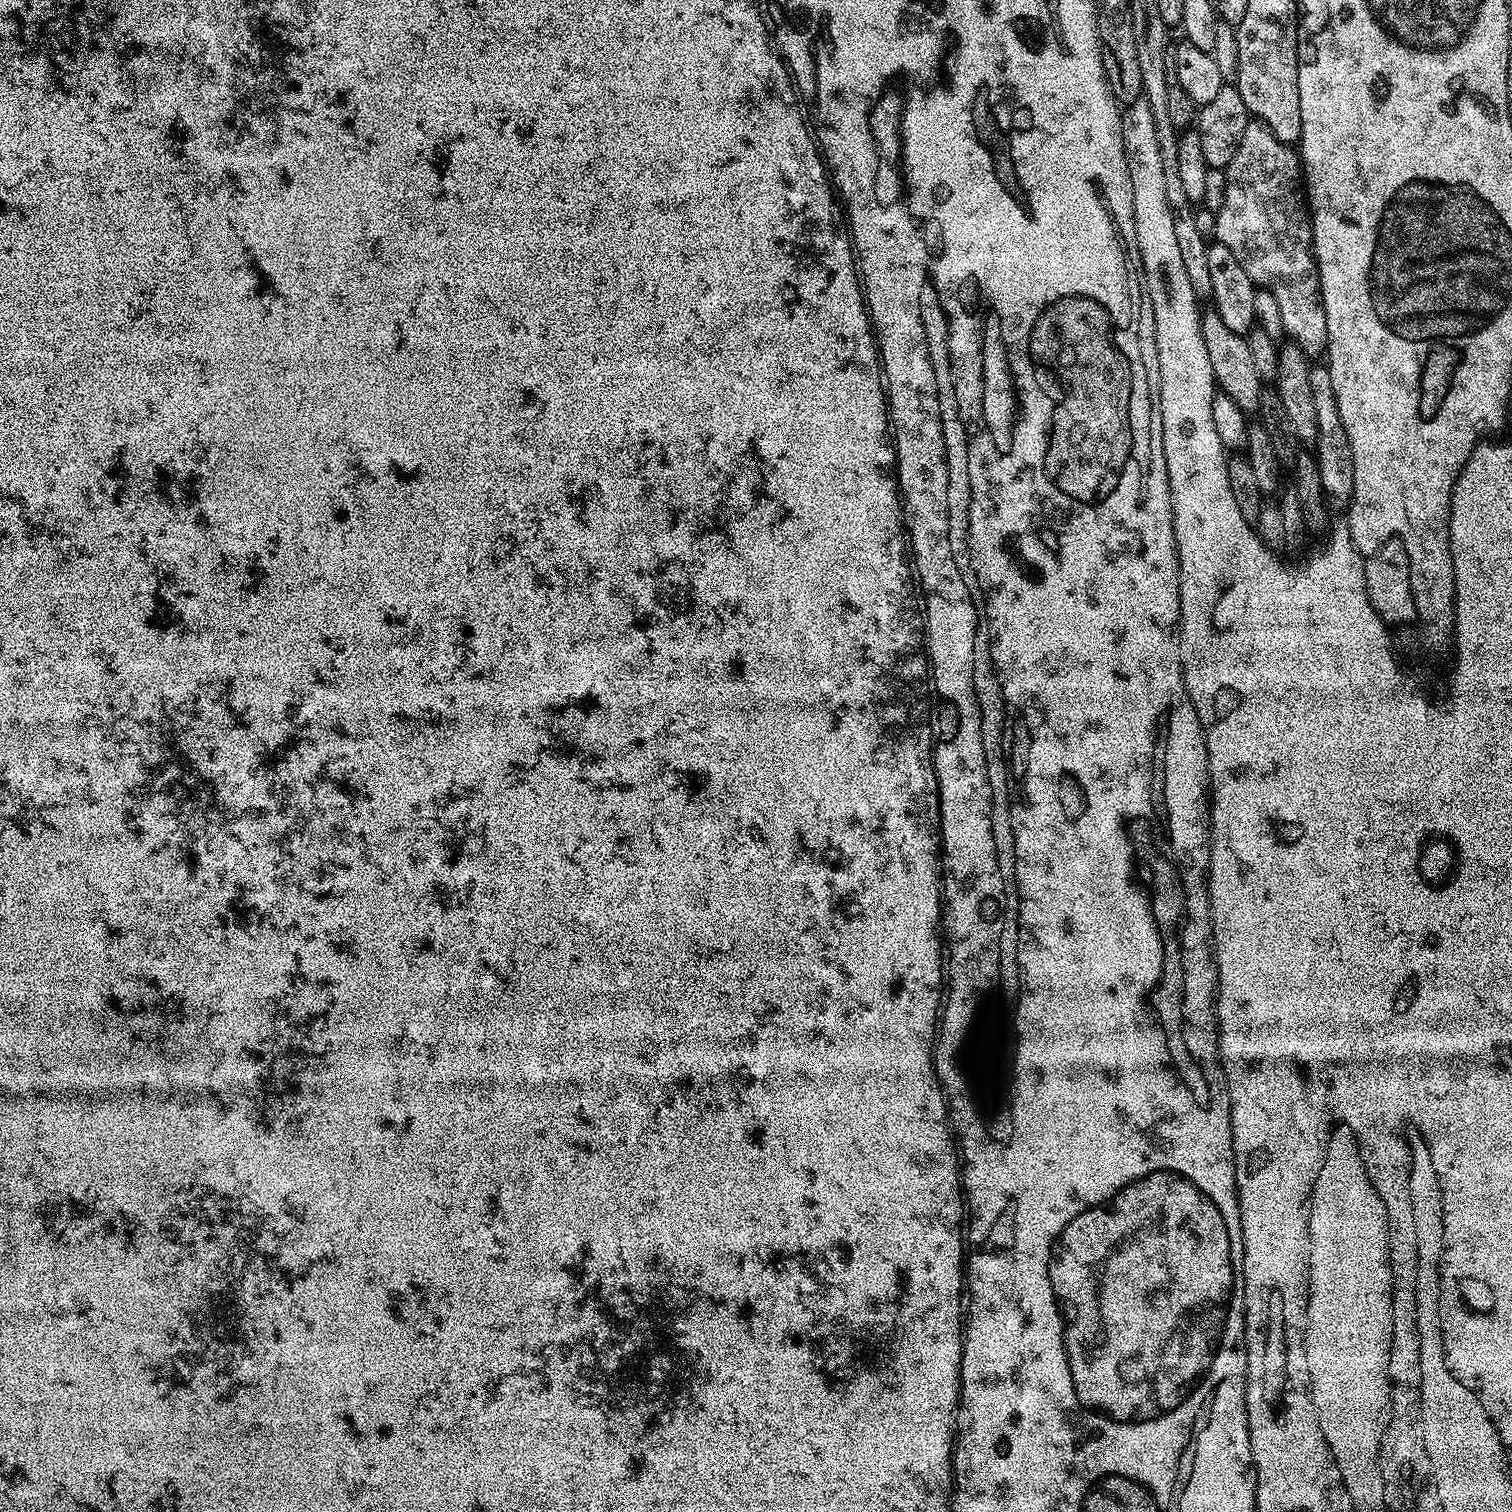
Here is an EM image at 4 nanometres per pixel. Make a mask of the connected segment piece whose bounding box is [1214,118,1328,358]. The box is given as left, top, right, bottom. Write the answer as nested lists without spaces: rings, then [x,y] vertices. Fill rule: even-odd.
[[[1249,119],[1246,126],[1246,134],[1242,134],[1242,142],[1238,146],[1238,150],[1234,154],[1234,158],[1229,162],[1225,171],[1226,178],[1226,202],[1222,202],[1222,210],[1216,213],[1216,233],[1215,239],[1222,245],[1229,248],[1234,253],[1234,258],[1238,258],[1242,270],[1246,270],[1246,274],[1250,274],[1252,283],[1257,289],[1269,292],[1278,302],[1278,310],[1282,314],[1282,326],[1284,327],[1284,335],[1291,343],[1296,344],[1305,355],[1309,358],[1315,356],[1323,357],[1328,350],[1328,327],[1326,326],[1326,310],[1324,309],[1324,299],[1320,293],[1320,271],[1316,265],[1316,254],[1312,250],[1312,217],[1306,199],[1306,188],[1302,183],[1302,165],[1297,149],[1290,144],[1284,144],[1278,138],[1274,138],[1274,134],[1265,124],[1259,120]]]

